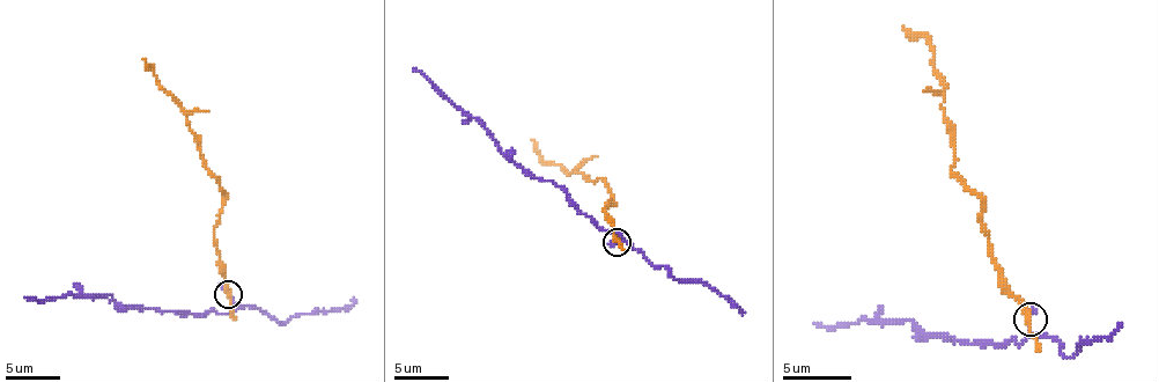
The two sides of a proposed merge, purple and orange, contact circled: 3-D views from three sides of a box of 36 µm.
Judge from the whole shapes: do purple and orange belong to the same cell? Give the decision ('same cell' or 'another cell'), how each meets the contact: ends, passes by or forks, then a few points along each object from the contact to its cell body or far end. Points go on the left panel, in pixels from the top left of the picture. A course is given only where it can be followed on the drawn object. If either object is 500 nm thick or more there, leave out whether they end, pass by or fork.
another cell | purple ends | orange passes by | purple via (228, 294), (236, 308), (228, 314), (123, 308), (110, 294), (24, 298) | orange via (228, 294), (224, 267), (214, 242), (224, 190), (211, 174), (200, 152), (200, 138), (178, 102), (142, 59)

